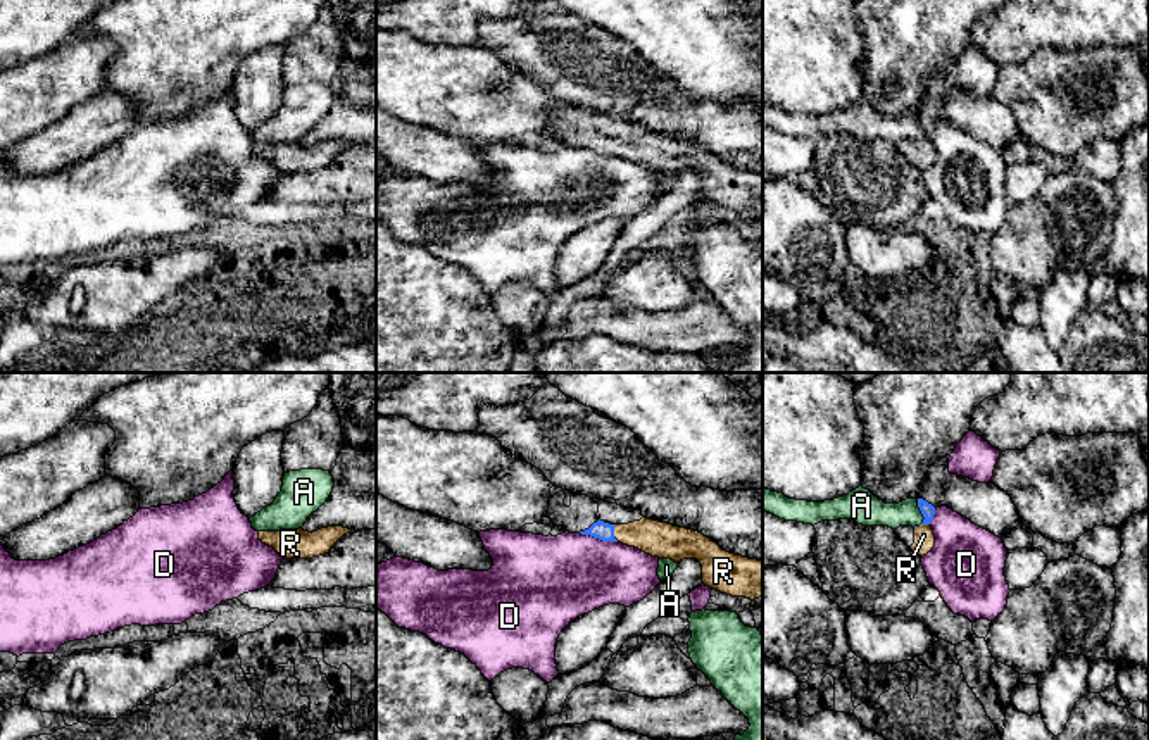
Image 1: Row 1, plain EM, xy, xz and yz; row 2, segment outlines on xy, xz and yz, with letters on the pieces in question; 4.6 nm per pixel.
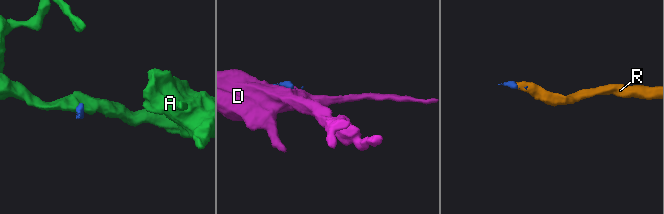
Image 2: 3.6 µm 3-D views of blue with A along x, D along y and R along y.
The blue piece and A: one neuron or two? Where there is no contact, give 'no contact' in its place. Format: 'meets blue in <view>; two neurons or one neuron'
meets blue in yz; two neurons

